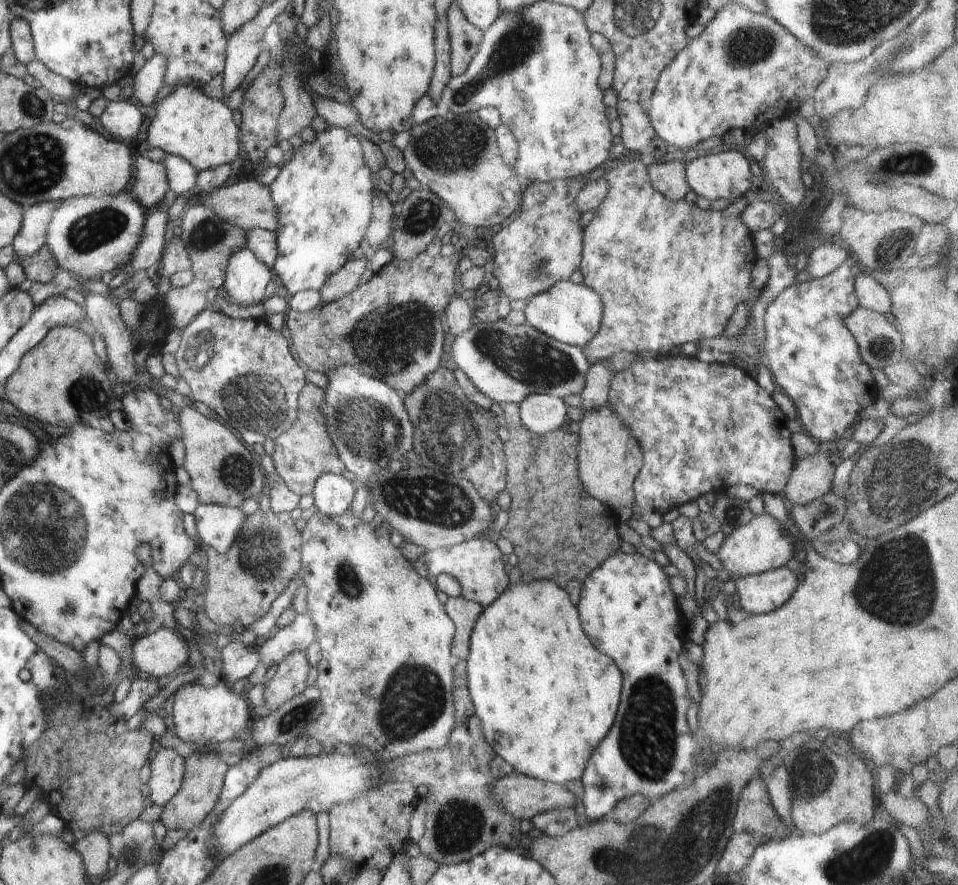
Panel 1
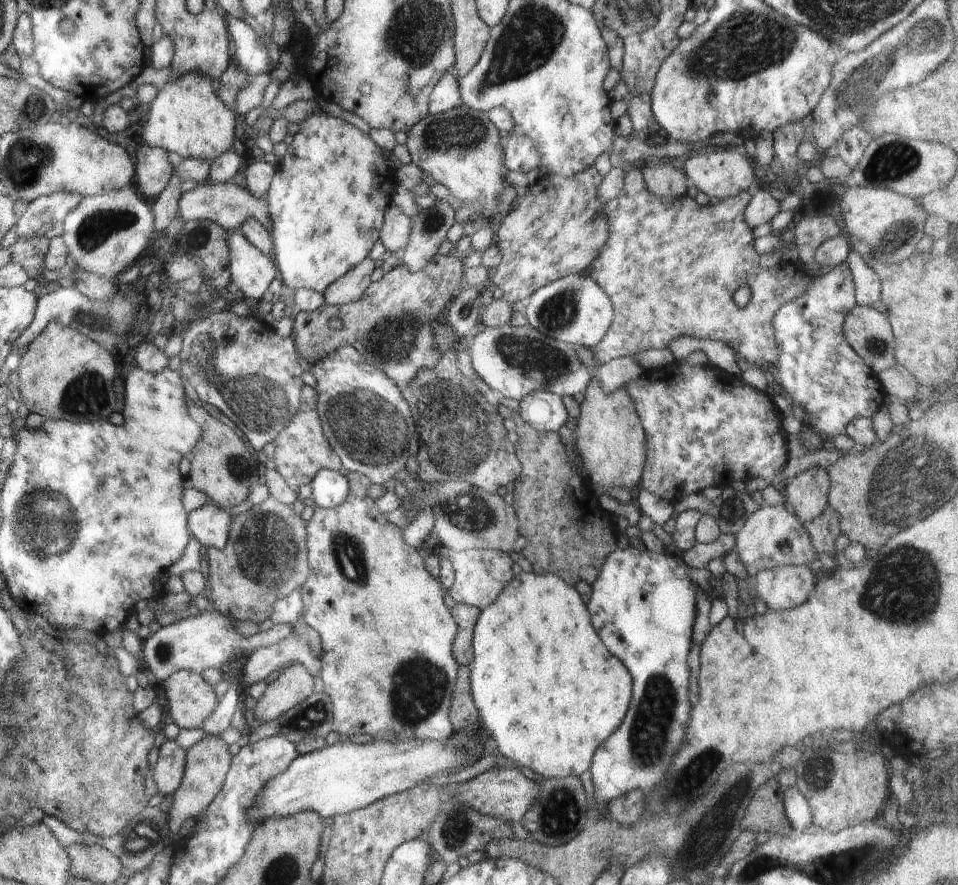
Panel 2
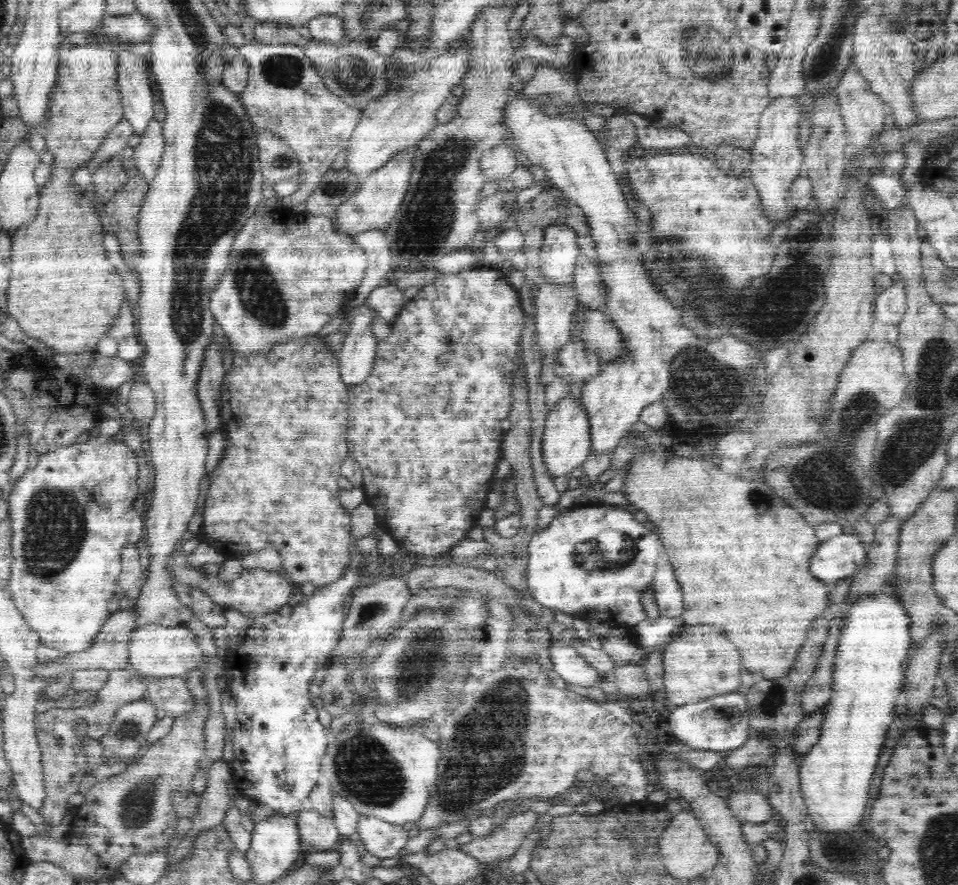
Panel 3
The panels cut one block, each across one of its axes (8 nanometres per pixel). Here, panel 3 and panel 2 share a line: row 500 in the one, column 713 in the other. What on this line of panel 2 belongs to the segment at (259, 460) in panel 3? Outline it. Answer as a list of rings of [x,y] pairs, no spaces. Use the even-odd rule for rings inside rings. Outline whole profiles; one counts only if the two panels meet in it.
[[[641,167],[626,172],[624,182],[622,190],[618,193],[619,206],[607,218],[610,232],[608,242],[610,244],[604,244],[604,250],[600,250],[600,256],[598,256],[598,260],[594,260],[594,268],[592,268],[592,278],[602,286],[602,290],[610,296],[610,300],[614,304],[610,328],[606,331],[604,338],[593,349],[590,349],[595,356],[597,364],[601,365],[620,357],[634,357],[648,349],[665,349],[676,336],[694,336],[697,339],[712,339],[713,341],[728,343],[739,357],[746,358],[750,364],[753,364],[753,367],[765,372],[767,372],[768,366],[774,365],[776,367],[779,357],[779,346],[775,339],[773,327],[774,315],[783,304],[792,302],[795,298],[804,294],[811,287],[814,277],[805,271],[798,259],[794,260],[794,262],[780,263],[772,271],[762,270],[759,266],[761,256],[755,249],[752,228],[745,221],[745,208],[748,206],[752,194],[749,191],[744,191],[736,194],[735,197],[722,199],[718,204],[702,206],[687,195],[675,199],[653,195],[645,185]],[[740,286],[748,286],[751,290],[750,301],[744,307],[738,307],[732,300],[734,290],[740,288]]]

